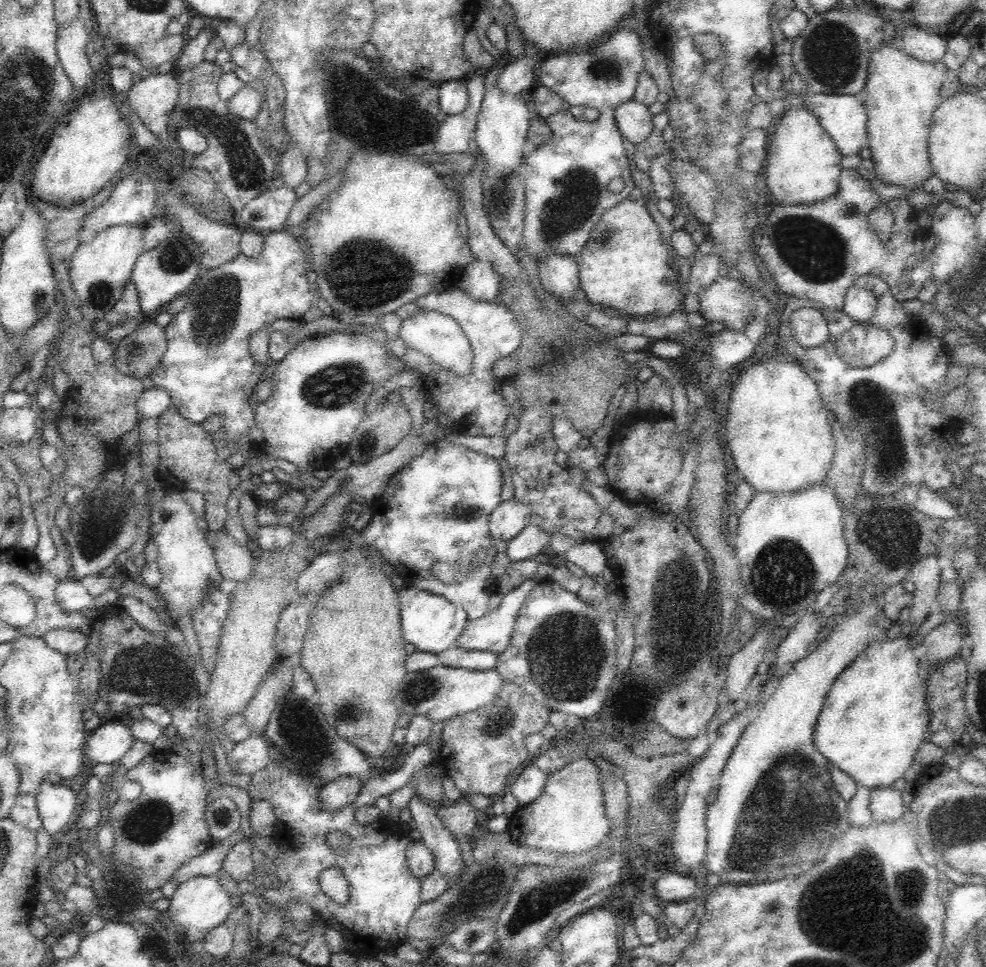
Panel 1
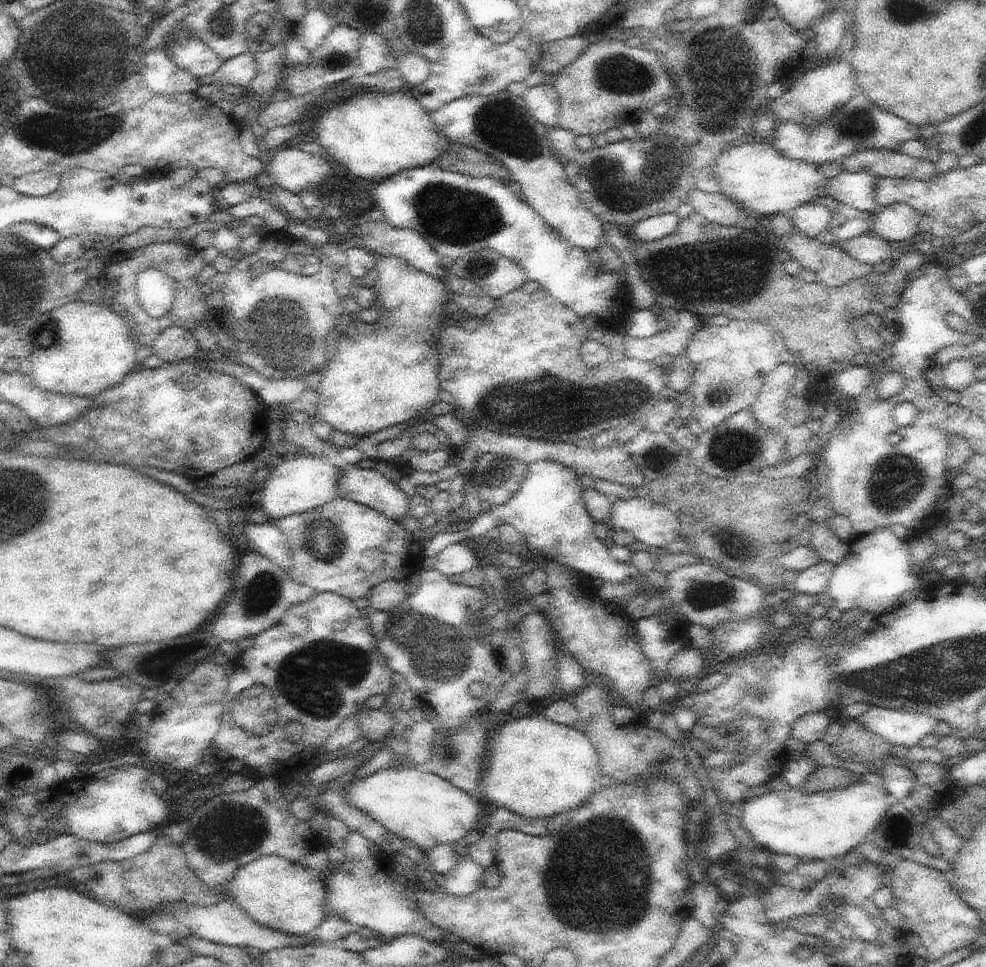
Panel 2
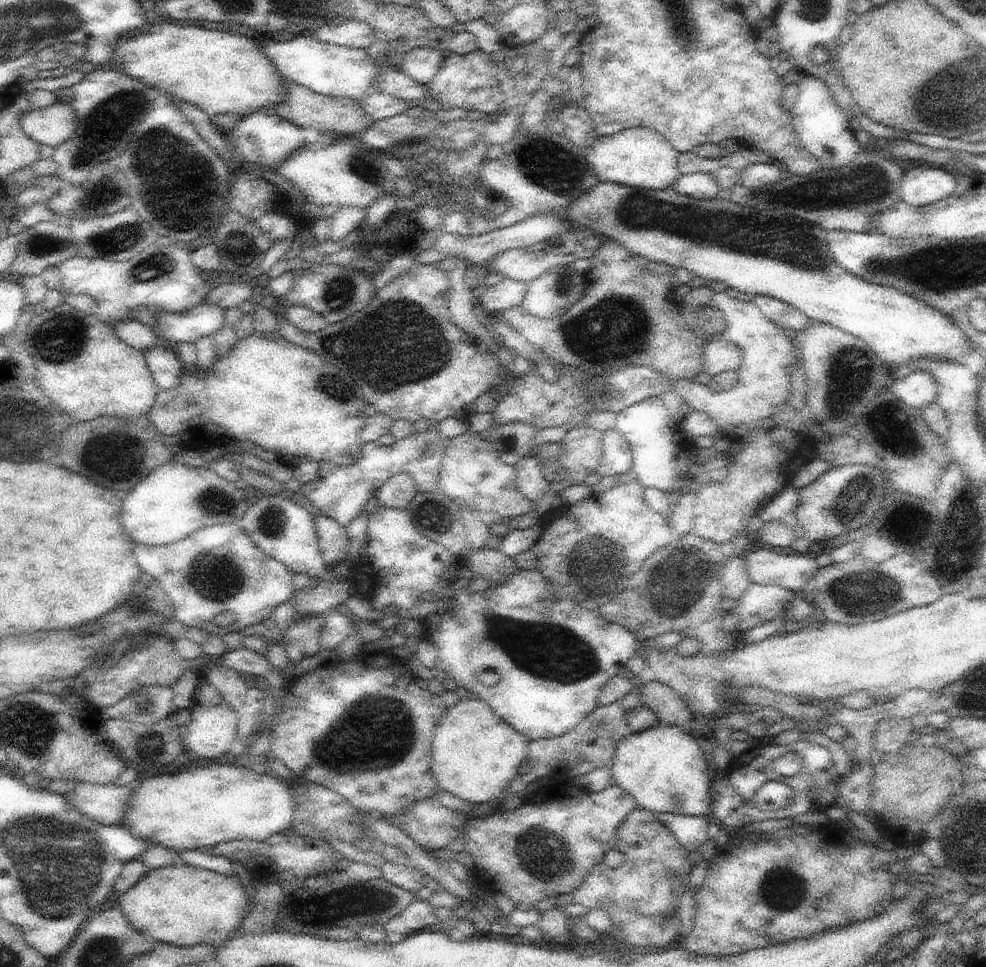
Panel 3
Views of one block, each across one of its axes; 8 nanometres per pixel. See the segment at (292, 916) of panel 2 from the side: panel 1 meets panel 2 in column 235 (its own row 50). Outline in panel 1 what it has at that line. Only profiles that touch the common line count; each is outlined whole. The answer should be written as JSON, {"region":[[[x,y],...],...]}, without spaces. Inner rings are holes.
{"region":[[[898,42],[878,46],[870,56],[868,81],[858,97],[864,103],[867,113],[867,147],[872,151],[876,178],[887,185],[898,186],[902,190],[920,189],[924,180],[934,174],[928,149],[929,131],[934,110],[942,104],[940,88],[946,78],[946,67],[941,62],[920,62],[908,56]]]}

